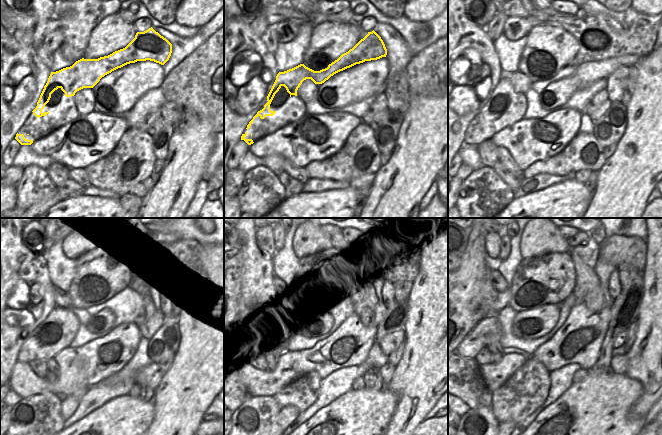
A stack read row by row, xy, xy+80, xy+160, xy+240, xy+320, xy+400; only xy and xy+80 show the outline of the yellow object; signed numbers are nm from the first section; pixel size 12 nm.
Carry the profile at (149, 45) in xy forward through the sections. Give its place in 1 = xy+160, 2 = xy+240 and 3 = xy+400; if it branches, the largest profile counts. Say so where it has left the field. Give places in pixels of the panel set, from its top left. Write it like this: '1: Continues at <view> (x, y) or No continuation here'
1: Continues at xy+160 (469, 139)
2: Continues at xy+240 (24, 349)
3: Continues at xy+400 (469, 347).

